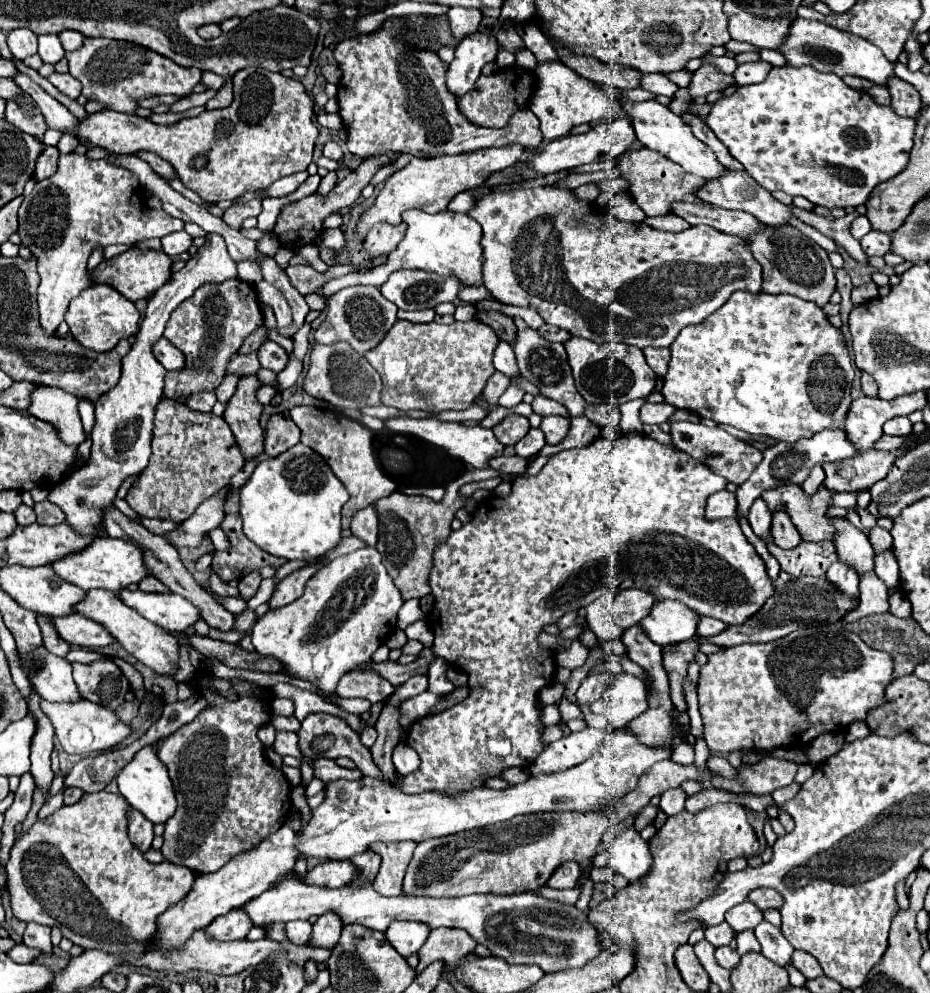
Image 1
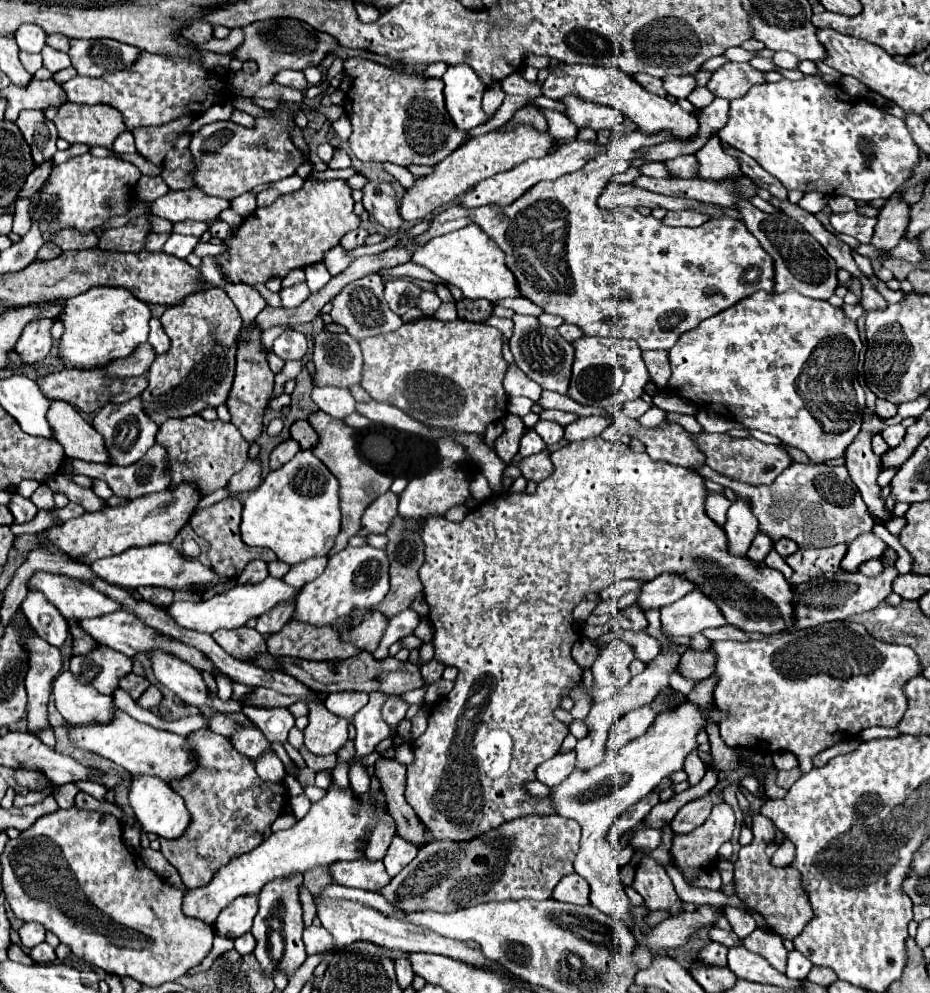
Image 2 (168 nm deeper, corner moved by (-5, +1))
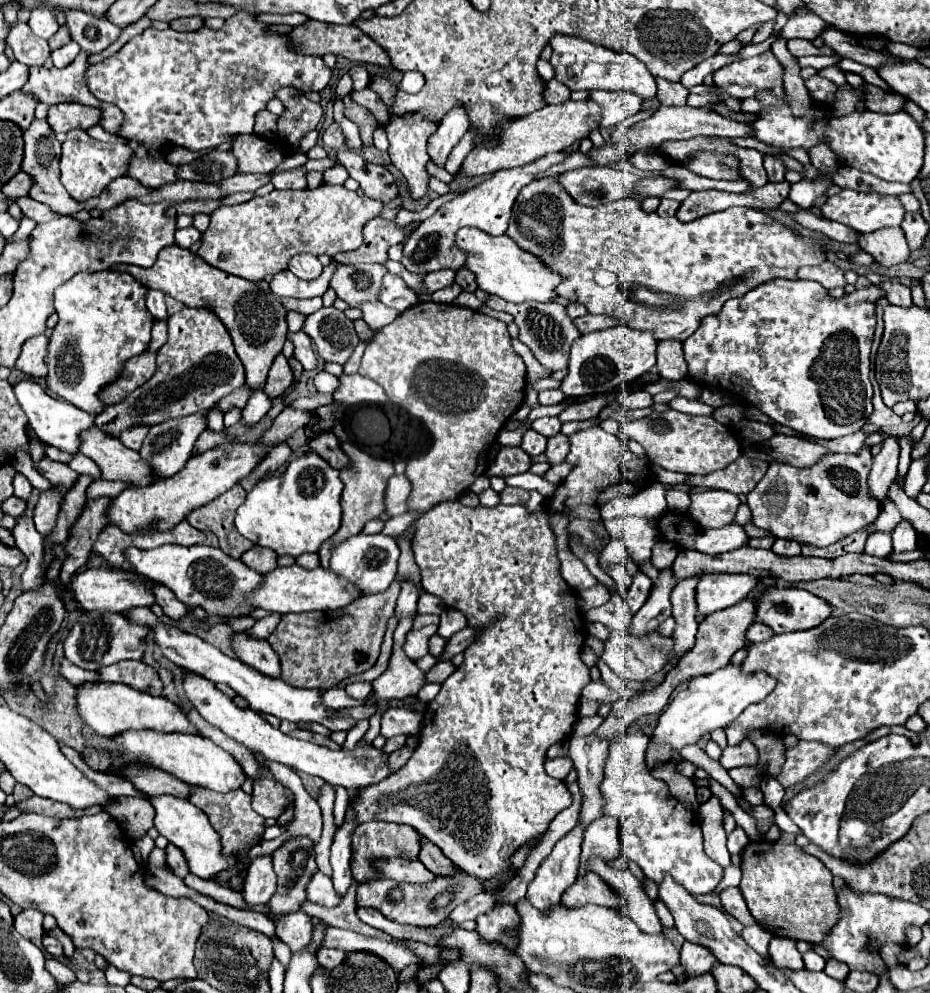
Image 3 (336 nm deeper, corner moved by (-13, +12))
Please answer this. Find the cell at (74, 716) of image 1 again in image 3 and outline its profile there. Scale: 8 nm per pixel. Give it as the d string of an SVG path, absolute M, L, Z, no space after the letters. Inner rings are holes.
M144 730L144 732L124 732L124 736L116 736L112 740L130 754L146 754L156 768L174 774L176 778L180 778L190 786L202 786L214 792L230 792L238 790L246 780L240 764L226 750L222 750L220 746L202 736L160 734Z

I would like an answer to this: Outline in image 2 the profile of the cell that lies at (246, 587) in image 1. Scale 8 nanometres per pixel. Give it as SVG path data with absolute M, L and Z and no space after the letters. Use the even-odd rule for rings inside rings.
M252 561L250 567L246 567L242 571L242 575L236 579L236 583L244 585L244 583L260 583L268 577L268 565L264 561Z

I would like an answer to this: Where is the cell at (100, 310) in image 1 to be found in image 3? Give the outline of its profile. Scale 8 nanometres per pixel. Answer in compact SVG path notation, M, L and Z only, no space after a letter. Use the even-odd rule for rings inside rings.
M116 270L78 272L56 288L54 308L58 324L52 330L44 358L48 366L46 390L84 412L102 414L104 402L98 398L100 390L120 376L126 360L138 356L150 344L154 318L144 304L144 296L144 284L132 274Z

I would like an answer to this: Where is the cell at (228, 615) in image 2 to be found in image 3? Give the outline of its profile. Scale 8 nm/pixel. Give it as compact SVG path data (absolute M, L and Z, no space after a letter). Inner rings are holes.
M298 564L288 566L288 568L276 568L264 576L264 584L258 588L256 594L248 598L248 604L254 608L264 608L272 610L278 614L300 614L300 612L314 612L314 610L342 610L348 604L352 604L360 592L342 576L324 570L324 568L314 568L306 570Z

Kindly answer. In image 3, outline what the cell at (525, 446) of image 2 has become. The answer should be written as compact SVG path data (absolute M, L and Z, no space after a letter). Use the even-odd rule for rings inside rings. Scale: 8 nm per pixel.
M530 428L530 430L524 434L520 448L522 448L526 454L530 454L530 456L538 456L538 454L542 454L542 452L546 450L546 438L540 436L538 432L534 432L534 430Z

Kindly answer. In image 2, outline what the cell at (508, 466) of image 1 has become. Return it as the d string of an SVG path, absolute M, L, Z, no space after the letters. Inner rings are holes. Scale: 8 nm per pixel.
M544 449L532 457L524 457L520 463L518 463L518 469L522 471L522 475L526 479L532 479L532 481L540 481L540 479L546 479L550 473L552 473L552 463L550 463L550 453Z

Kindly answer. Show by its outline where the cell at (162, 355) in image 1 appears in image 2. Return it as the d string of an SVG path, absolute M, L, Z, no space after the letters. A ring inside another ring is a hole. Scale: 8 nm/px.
M150 319L150 345L154 347L156 355L164 355L170 347L170 339L162 329L162 323L158 319Z

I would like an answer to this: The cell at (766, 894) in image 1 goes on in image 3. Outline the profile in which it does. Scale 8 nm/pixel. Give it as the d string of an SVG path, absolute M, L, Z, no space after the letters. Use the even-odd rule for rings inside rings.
M750 842L742 852L742 882L740 892L746 898L748 910L754 920L770 930L774 936L788 936L792 940L806 940L810 944L820 944L826 934L836 926L840 920L840 908L836 900L836 890L832 886L832 874L828 868L816 858L795 844L772 844L772 842Z

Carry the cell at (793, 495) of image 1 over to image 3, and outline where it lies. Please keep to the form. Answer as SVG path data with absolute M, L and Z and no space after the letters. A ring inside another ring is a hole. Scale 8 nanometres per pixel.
M870 434L856 454L826 456L810 468L790 464L770 464L764 480L748 494L752 524L770 532L776 538L794 540L798 544L830 546L840 538L874 522L880 512L880 502L868 496L868 472L872 464L870 448L882 442L882 434Z

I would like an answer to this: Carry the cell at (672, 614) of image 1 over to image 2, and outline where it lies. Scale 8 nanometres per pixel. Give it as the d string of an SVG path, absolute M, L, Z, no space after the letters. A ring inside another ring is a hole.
M692 591L678 599L676 603L660 609L662 631L674 637L692 637L708 627L720 627L726 619L714 603L708 603L706 595Z

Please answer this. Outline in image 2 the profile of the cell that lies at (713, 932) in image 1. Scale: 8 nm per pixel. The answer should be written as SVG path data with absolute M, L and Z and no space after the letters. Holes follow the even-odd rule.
M712 941L698 953L698 959L708 965L726 965L726 951L728 951L726 945Z

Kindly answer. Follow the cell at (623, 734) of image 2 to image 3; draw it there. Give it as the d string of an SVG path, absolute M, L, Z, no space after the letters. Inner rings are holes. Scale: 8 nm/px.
M636 726L612 742L604 768L604 780L600 784L604 798L602 814L614 816L620 822L622 852L630 862L636 862L642 868L646 878L660 884L664 874L670 874L674 882L684 886L692 896L710 894L720 884L724 870L704 852L696 812L688 812L668 792L668 784L664 784L664 780L650 776L644 762L646 748L648 736Z

